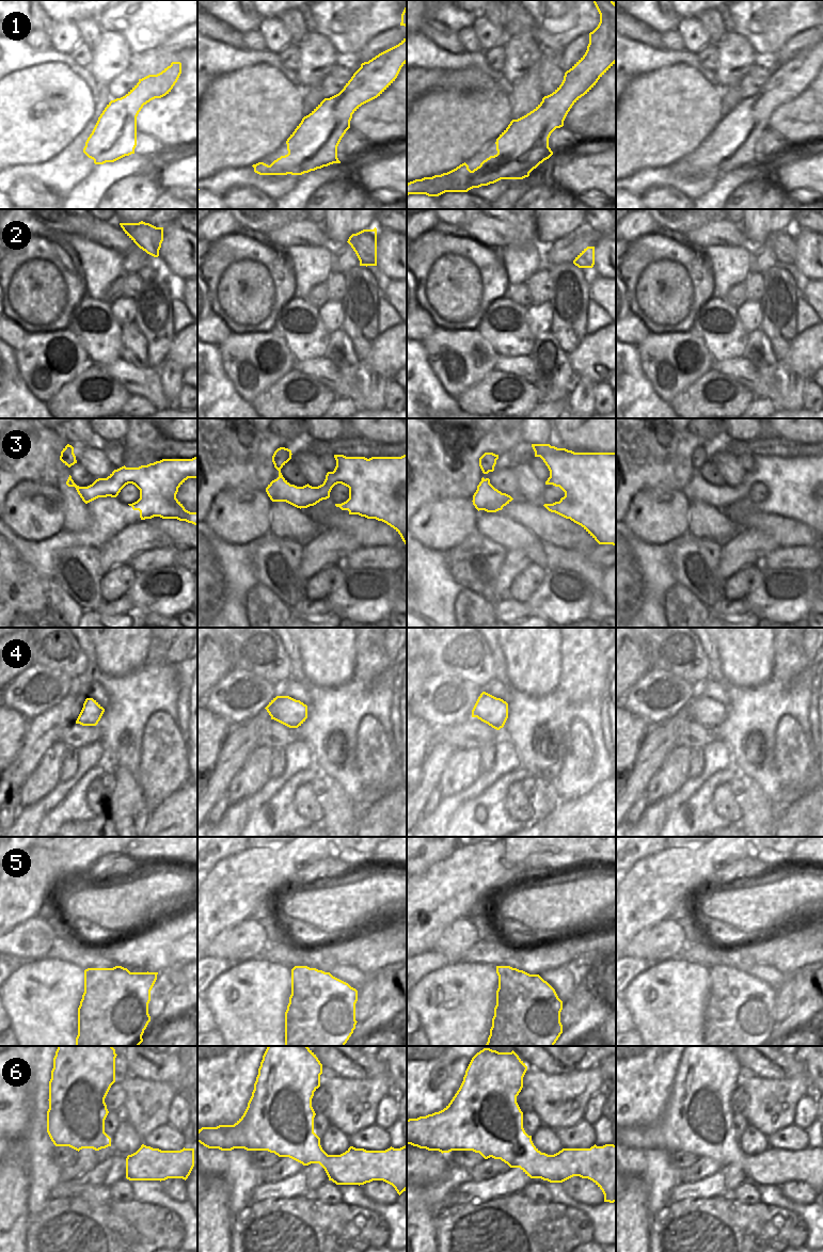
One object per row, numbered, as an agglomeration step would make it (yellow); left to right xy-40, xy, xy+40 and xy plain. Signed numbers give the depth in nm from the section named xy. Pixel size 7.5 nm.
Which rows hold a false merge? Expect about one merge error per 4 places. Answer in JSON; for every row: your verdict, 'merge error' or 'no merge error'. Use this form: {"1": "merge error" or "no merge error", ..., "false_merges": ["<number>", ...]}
{"1": "no merge error", "2": "no merge error", "3": "no merge error", "4": "no merge error", "5": "merge error", "6": "no merge error", "false_merges": ["5"]}

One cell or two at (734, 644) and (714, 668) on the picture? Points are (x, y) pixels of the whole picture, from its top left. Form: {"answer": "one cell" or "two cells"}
{"answer": "two cells"}

